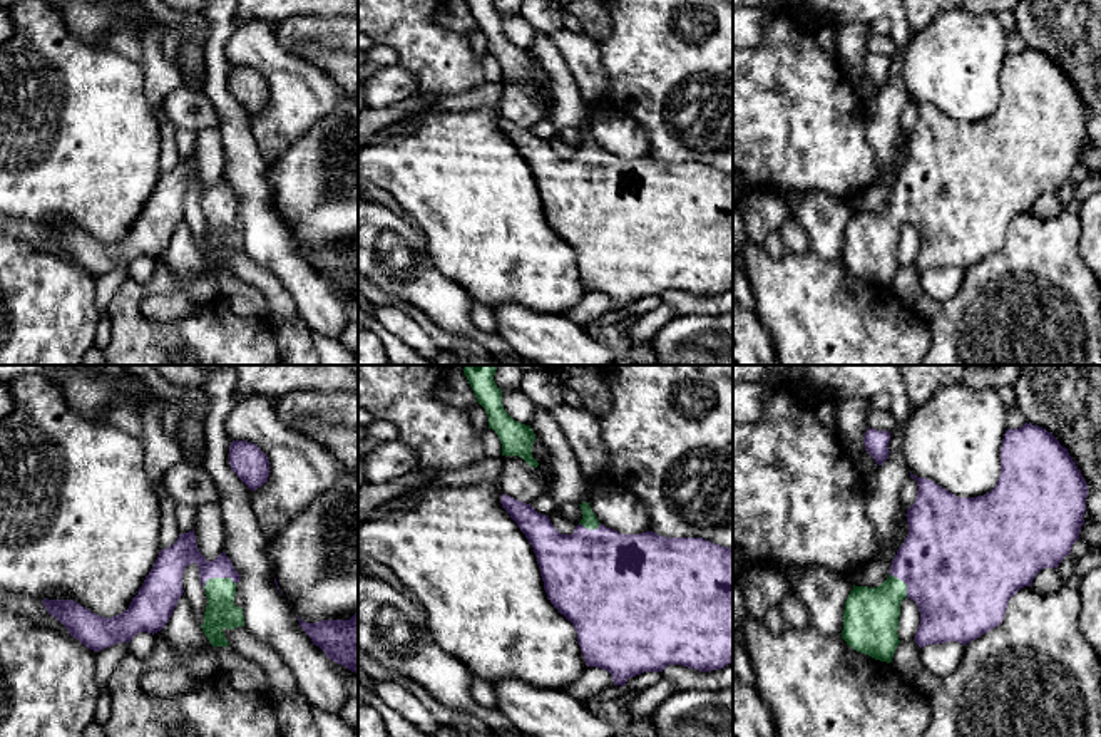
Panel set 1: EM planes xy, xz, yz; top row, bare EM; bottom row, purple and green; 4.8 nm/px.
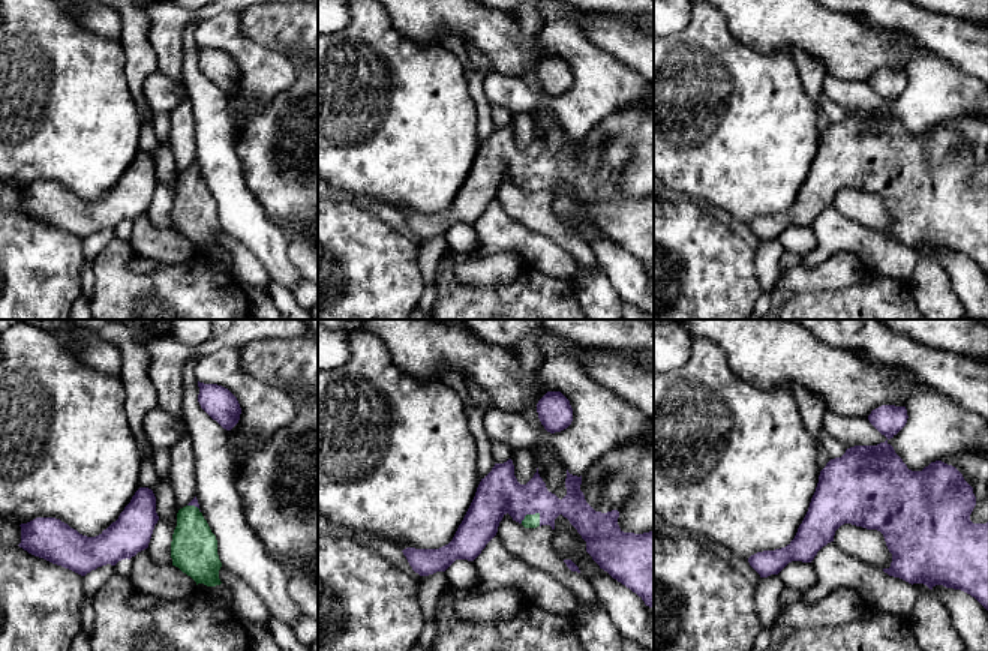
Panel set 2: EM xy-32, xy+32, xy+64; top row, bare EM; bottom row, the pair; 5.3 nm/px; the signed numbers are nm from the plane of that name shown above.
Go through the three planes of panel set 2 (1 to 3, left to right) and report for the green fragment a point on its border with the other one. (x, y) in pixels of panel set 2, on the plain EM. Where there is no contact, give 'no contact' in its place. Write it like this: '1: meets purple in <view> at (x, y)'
1: meets purple in xy-32 at (195, 170)
2: meets purple in xy+32 at (529, 177)
3: no contact

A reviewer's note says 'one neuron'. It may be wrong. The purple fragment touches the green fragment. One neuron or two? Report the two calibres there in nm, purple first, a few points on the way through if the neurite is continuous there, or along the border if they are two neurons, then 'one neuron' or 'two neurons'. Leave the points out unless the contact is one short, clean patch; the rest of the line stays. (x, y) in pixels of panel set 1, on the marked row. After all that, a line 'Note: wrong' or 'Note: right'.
160/150 nm | across xy (166, 577), (184, 558), (218, 577), (221, 612) | one neuron
Note: right

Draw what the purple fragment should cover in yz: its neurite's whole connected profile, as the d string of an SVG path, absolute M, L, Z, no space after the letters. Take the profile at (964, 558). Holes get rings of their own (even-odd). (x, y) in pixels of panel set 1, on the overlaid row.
M1024 424L1019 429L1007 429L1002 439L1001 447L1001 476L996 487L977 497L957 497L955 494L949 492L942 486L935 484L930 479L917 477L910 472L910 477L917 481L919 491L915 502L907 509L907 523L909 523L909 534L904 544L899 548L895 558L892 559L888 578L877 588L868 586L855 586L850 591L845 610L843 610L843 630L842 638L847 642L848 647L853 650L865 653L880 662L892 662L892 657L900 643L899 640L899 616L900 616L900 603L904 598L910 598L917 603L920 611L920 625L915 633L915 643L922 648L932 643L947 643L947 642L959 642L967 645L969 642L979 638L981 635L991 631L992 628L999 626L1004 620L1004 613L1007 608L1009 600L1024 586L1031 586L1036 575L1044 568L1057 568L1064 556L1071 553L1073 544L1079 539L1081 526L1084 524L1084 511L1086 511L1086 497L1088 497L1088 484L1078 469L1076 462L1069 456L1068 449L1059 444L1059 441L1047 432L1046 429L1032 424Z

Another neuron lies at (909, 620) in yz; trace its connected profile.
M904 598L900 603L900 616L899 616L899 640L907 642L914 640L920 625L920 611L914 600Z

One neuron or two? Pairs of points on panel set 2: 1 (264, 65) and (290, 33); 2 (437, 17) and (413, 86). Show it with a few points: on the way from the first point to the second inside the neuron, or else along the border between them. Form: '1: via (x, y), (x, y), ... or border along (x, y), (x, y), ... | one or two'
1: border along (245, 33), (281, 51), (291, 63), (296, 80) | two
2: border along (396, 29), (416, 41), (438, 42), (441, 45) | two

